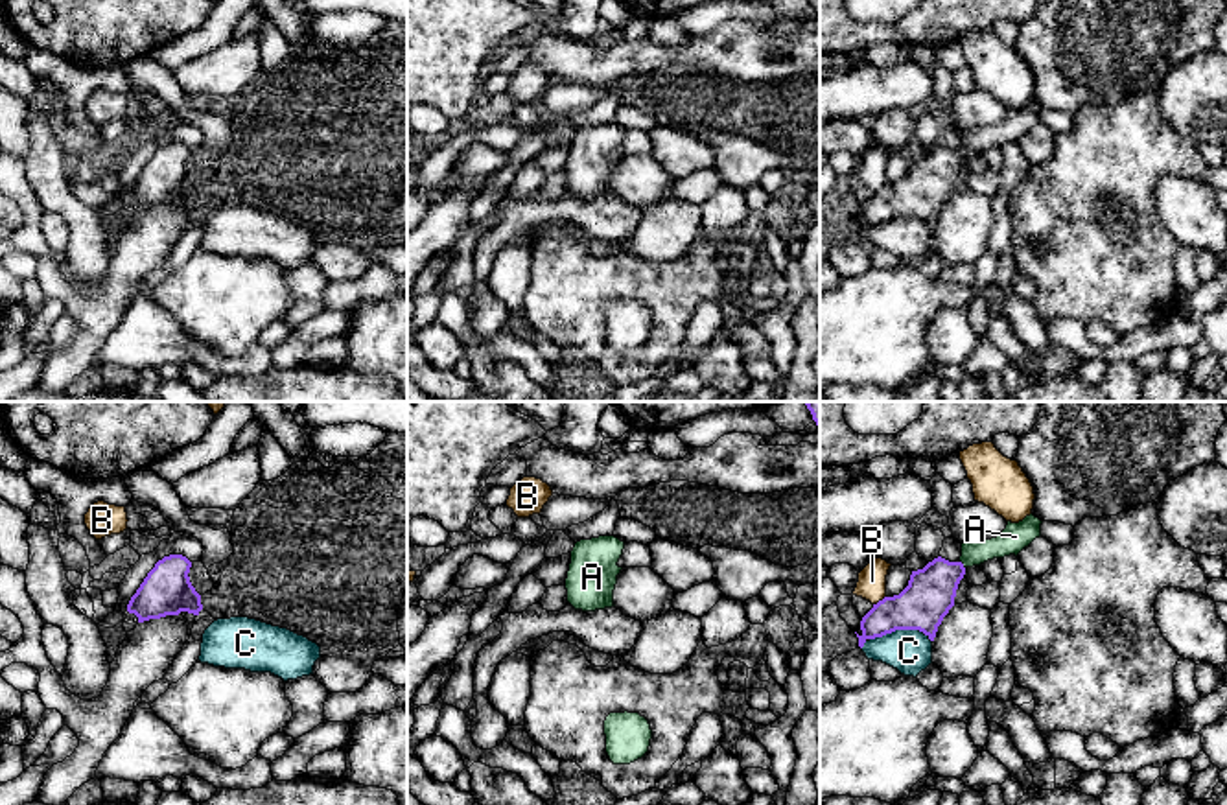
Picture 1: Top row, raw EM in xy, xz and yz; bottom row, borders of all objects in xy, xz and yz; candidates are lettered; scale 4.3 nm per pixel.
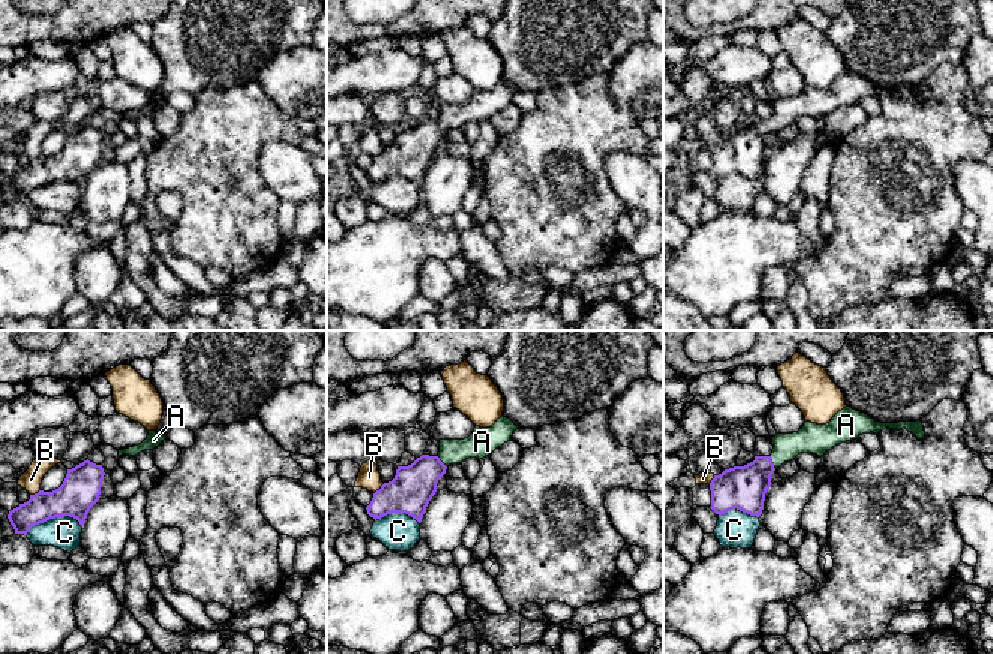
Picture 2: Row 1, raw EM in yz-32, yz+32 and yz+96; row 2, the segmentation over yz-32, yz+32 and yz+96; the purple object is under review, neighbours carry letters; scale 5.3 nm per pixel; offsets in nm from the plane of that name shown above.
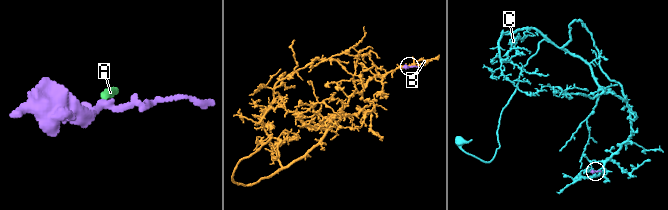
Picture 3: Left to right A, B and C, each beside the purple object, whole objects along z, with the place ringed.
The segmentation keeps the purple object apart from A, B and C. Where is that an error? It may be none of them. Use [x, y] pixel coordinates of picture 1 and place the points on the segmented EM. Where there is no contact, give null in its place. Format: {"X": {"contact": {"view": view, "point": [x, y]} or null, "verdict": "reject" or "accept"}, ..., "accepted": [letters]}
{"A": {"contact": {"view": "yz", "point": [962, 564]}, "verdict": "accept"}, "B": {"contact": {"view": "yz", "point": [879, 601]}, "verdict": "reject"}, "C": {"contact": {"view": "yz", "point": [901, 629]}, "verdict": "reject"}, "accepted": ["A"]}

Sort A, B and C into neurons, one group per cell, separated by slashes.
A / B / C

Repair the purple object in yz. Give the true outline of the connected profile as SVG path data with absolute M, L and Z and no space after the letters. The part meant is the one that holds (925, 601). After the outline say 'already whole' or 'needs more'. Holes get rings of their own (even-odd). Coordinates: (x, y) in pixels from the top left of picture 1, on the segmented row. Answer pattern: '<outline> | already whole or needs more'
M1034 514L1019 523L1008 521L997 538L962 543L958 562L938 556L923 569L912 571L908 586L899 595L884 597L862 617L859 647L895 630L919 630L934 641L938 626L954 606L965 569L993 558L1017 556L1041 536L1041 523Z | needs more

